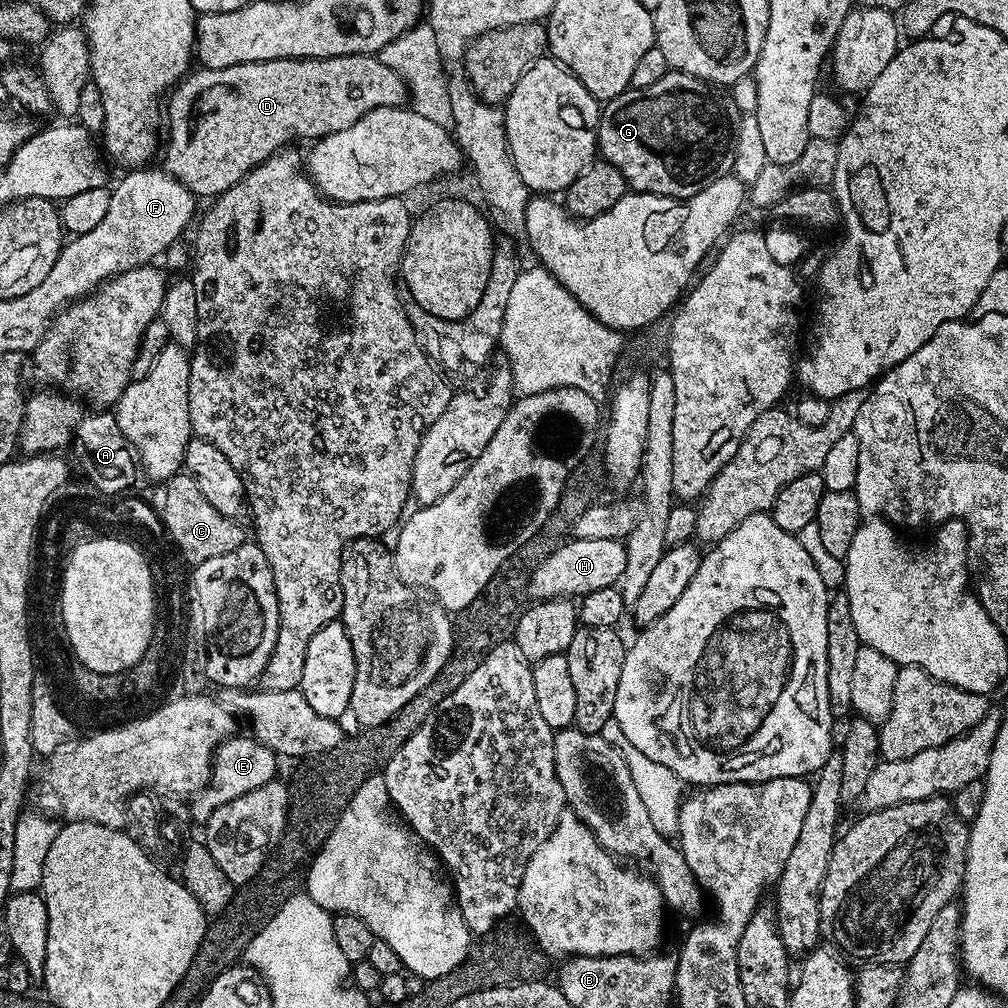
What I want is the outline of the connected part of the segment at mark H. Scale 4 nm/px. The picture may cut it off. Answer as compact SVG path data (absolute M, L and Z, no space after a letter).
M610 538L569 539L554 550L534 570L528 579L527 595L533 601L557 598L579 598L594 590L617 587L626 570L626 550L623 540Z

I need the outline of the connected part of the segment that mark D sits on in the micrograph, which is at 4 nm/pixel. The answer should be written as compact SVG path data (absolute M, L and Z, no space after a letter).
M361 54L359 56L331 56L330 58L318 58L313 60L311 58L293 58L291 60L259 60L258 62L242 62L238 66L226 66L225 68L205 68L201 67L200 72L193 71L191 74L184 77L175 88L171 89L170 95L166 100L166 143L162 148L162 156L164 152L164 164L162 164L163 171L168 175L174 177L178 182L185 184L191 190L193 196L197 198L215 198L220 196L226 190L230 190L230 186L234 186L246 174L250 174L250 170L254 170L262 162L270 159L280 148L289 147L293 142L300 142L296 140L308 140L307 142L315 142L321 140L324 136L330 134L338 134L338 130L346 130L346 126L354 126L354 122L358 122L358 118L362 118L366 114L370 114L370 110L378 110L379 108L398 108L401 107L409 99L409 90L407 84L404 83L402 77L394 72L389 66L383 65L376 54Z

